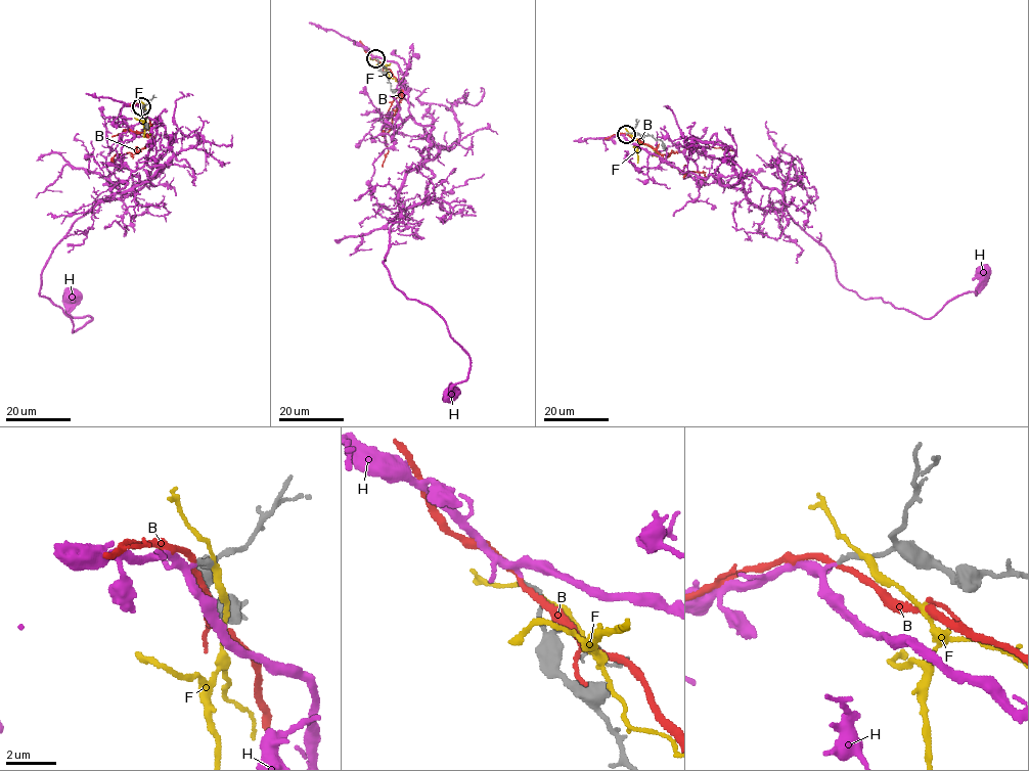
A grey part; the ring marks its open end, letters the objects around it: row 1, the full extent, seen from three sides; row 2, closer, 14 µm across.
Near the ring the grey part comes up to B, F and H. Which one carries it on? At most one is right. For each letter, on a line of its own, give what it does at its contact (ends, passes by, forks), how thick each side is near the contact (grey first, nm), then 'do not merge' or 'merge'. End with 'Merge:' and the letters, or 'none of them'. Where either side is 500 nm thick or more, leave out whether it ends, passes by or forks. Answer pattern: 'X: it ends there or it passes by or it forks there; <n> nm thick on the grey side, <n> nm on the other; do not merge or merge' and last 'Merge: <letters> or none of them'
B: it passes by; 170 nm thick on the grey side, 220 nm on the other; do not merge
F: it passes by; 240 nm thick on the grey side, 220 nm on the other; do not merge
H: it passes by; 170 nm thick on the grey side, 180 nm on the other; merge
Merge: H

